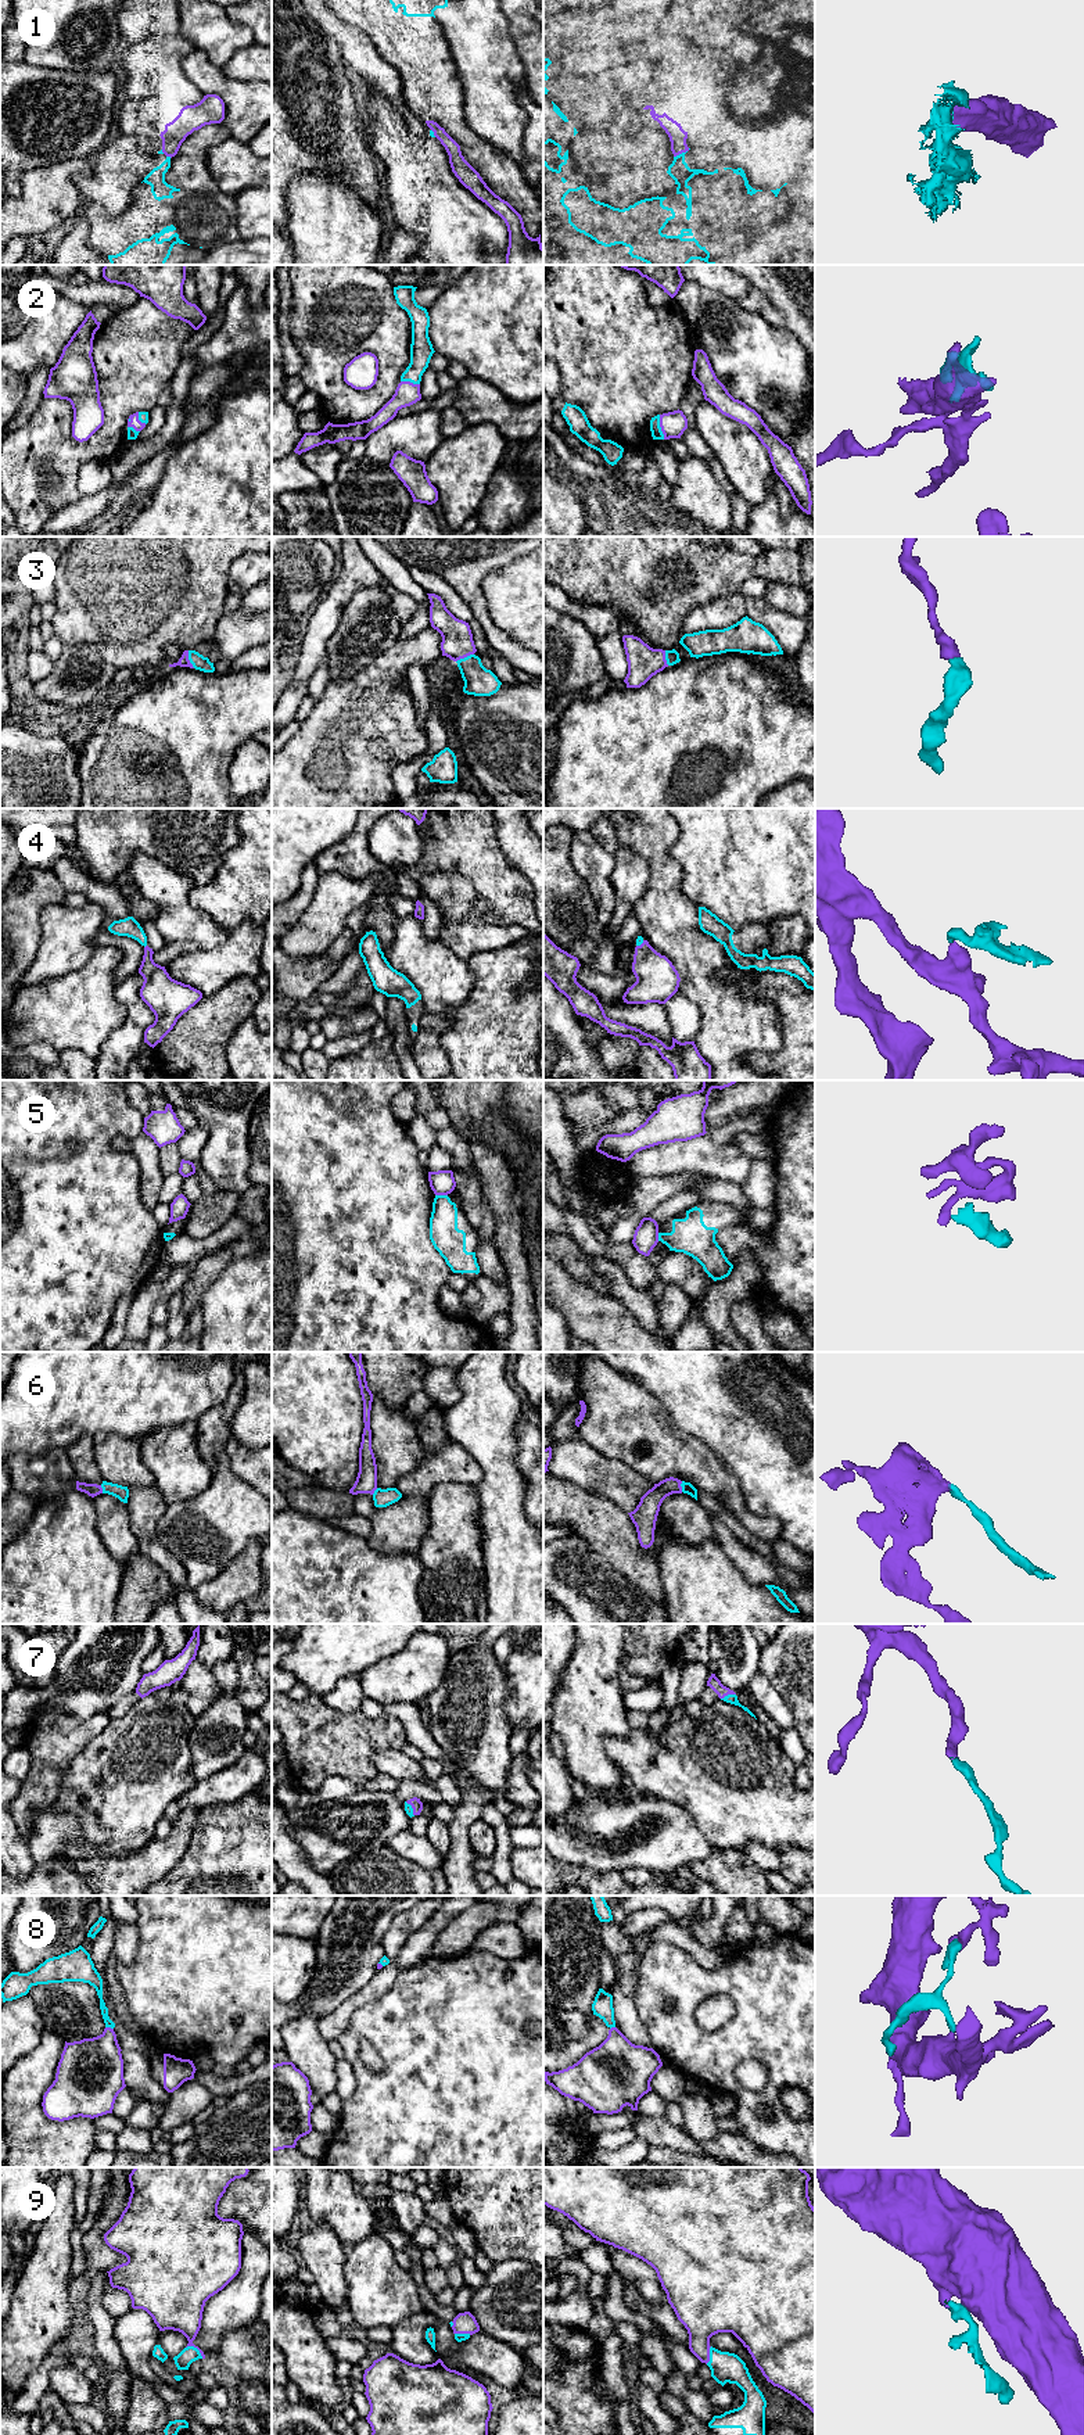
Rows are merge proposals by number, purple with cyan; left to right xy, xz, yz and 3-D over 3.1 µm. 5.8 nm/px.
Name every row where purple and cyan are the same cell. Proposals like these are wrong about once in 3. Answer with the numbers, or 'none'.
2, 3, 4, 7, 8, 9

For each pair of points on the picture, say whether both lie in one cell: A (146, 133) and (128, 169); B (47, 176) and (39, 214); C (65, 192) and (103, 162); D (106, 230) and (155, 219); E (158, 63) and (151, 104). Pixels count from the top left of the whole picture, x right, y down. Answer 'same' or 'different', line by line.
A: different
B: same
C: different
D: same
E: different

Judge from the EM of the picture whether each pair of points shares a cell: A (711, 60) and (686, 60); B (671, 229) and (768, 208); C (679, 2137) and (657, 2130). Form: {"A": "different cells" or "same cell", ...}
{"A": "different cells", "B": "same cell", "C": "same cell"}

